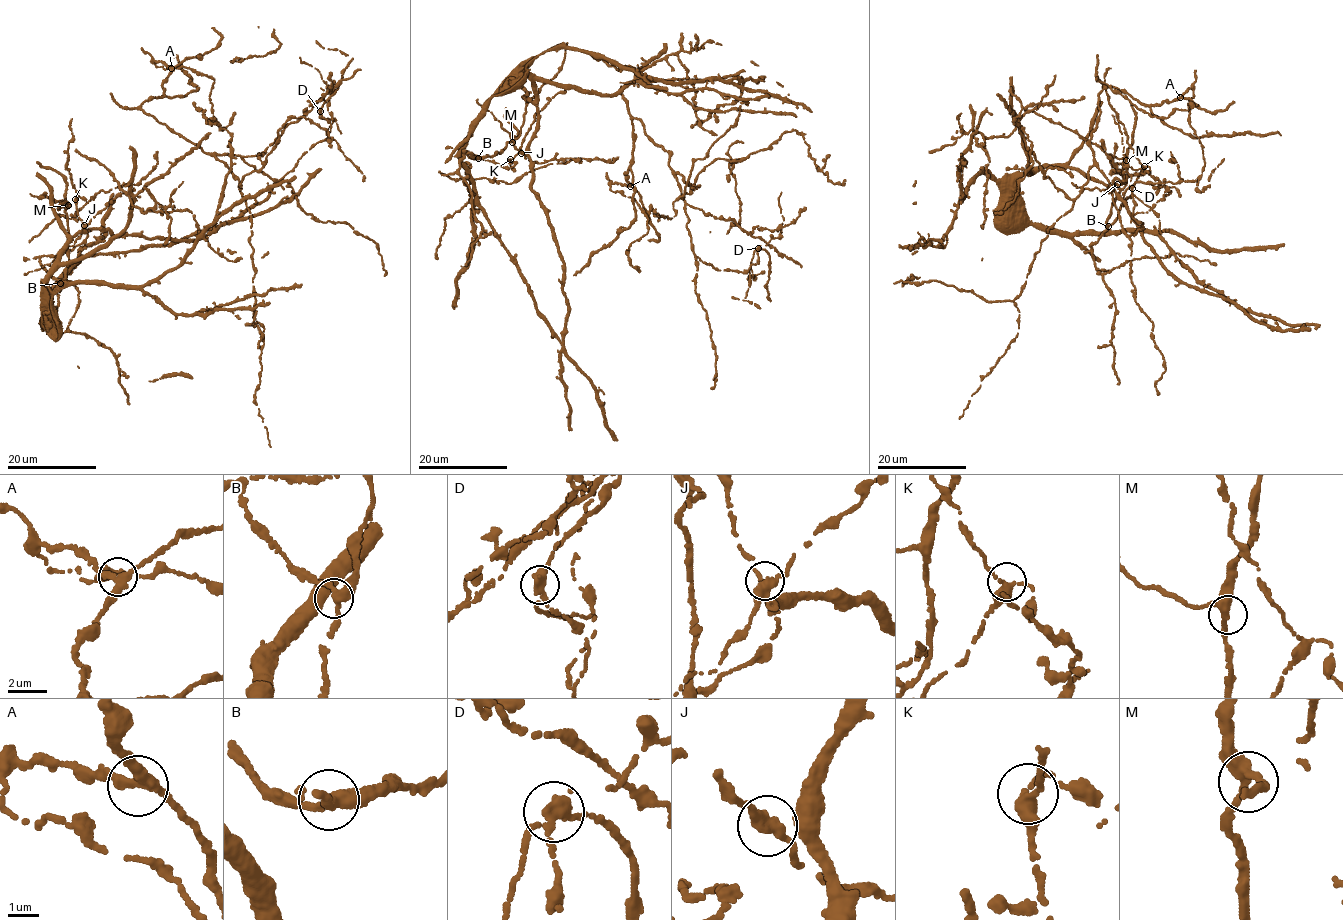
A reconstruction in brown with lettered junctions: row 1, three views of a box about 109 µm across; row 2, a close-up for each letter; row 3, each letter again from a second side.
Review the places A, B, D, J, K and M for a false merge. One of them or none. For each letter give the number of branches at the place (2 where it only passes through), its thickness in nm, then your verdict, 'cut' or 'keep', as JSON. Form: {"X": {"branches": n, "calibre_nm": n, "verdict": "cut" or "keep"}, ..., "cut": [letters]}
{"A": {"branches": 3, "calibre_nm": 320, "verdict": "keep"}, "B": {"branches": 3, "calibre_nm": 320, "verdict": "keep"}, "D": {"branches": 3, "calibre_nm": 320, "verdict": "cut"}, "J": {"branches": 3, "calibre_nm": 320, "verdict": "keep"}, "K": {"branches": 3, "calibre_nm": 320, "verdict": "keep"}, "M": {"branches": 3, "calibre_nm": 320, "verdict": "keep"}, "cut": ["D"]}

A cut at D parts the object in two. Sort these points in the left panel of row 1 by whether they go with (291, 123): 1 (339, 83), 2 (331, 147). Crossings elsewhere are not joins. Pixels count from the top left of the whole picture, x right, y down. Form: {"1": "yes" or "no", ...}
{"1": "yes", "2": "yes"}

